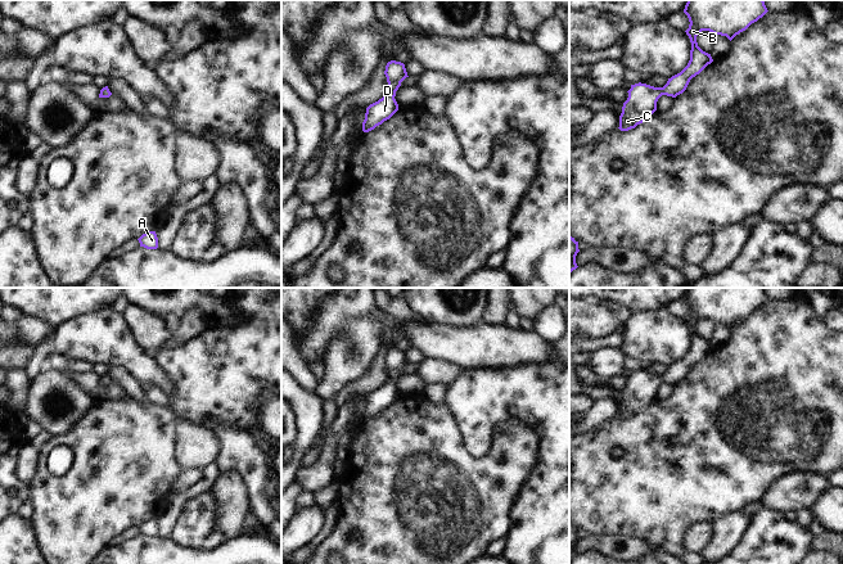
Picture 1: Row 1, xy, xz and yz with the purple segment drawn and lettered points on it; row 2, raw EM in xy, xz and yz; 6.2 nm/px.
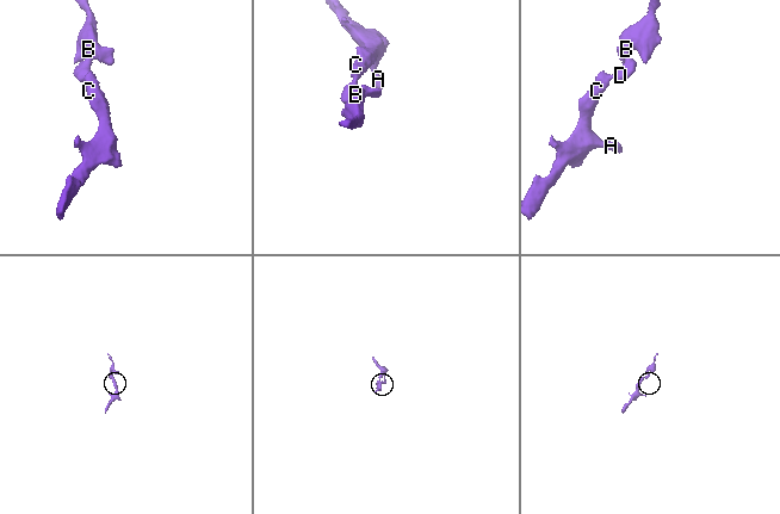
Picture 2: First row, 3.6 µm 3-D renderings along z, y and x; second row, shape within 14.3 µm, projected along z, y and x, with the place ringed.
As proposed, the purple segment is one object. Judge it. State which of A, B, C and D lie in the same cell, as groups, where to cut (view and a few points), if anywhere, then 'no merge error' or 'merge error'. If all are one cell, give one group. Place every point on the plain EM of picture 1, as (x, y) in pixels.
A B C D; no cut; no merge error

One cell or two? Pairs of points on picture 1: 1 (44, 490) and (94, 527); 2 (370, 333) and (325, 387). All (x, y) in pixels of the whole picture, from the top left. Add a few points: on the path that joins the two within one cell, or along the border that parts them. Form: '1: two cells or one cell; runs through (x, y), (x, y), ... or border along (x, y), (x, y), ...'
1: one cell; runs through (57, 501), (71, 514), (81, 514)
2: one cell; runs through (363, 347), (363, 355), (351, 361), (339, 373)

